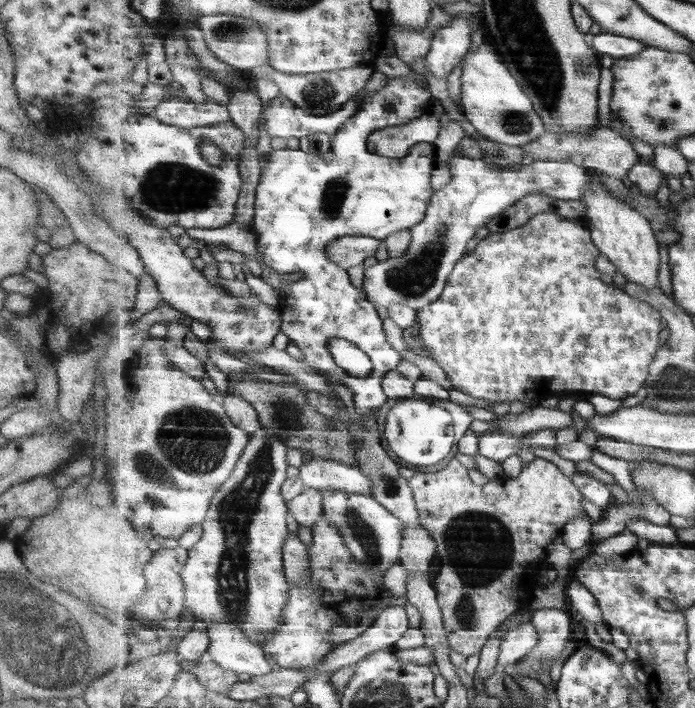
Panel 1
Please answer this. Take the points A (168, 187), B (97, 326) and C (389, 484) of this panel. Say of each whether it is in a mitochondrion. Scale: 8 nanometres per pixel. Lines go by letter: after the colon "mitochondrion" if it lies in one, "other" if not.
A: mitochondrion
B: other
C: mitochondrion

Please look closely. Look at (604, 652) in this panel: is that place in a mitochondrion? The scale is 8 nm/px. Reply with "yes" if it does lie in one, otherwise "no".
no

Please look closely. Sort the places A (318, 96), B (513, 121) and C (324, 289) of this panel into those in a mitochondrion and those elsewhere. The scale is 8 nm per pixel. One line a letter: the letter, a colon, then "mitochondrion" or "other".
A: mitochondrion
B: mitochondrion
C: other

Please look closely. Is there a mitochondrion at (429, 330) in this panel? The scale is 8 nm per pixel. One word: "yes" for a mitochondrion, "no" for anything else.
no

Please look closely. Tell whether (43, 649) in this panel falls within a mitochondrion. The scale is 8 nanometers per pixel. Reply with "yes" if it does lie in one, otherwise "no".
yes

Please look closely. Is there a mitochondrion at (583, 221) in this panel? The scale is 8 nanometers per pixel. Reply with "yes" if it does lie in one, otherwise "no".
no

